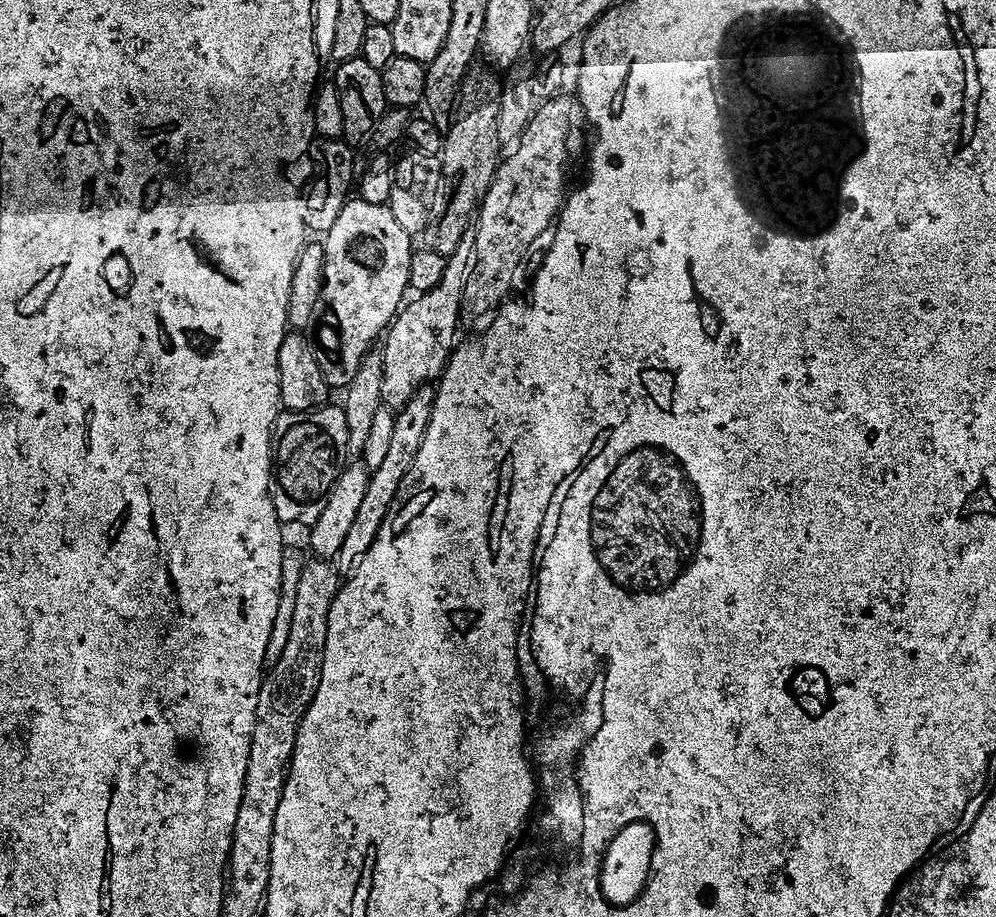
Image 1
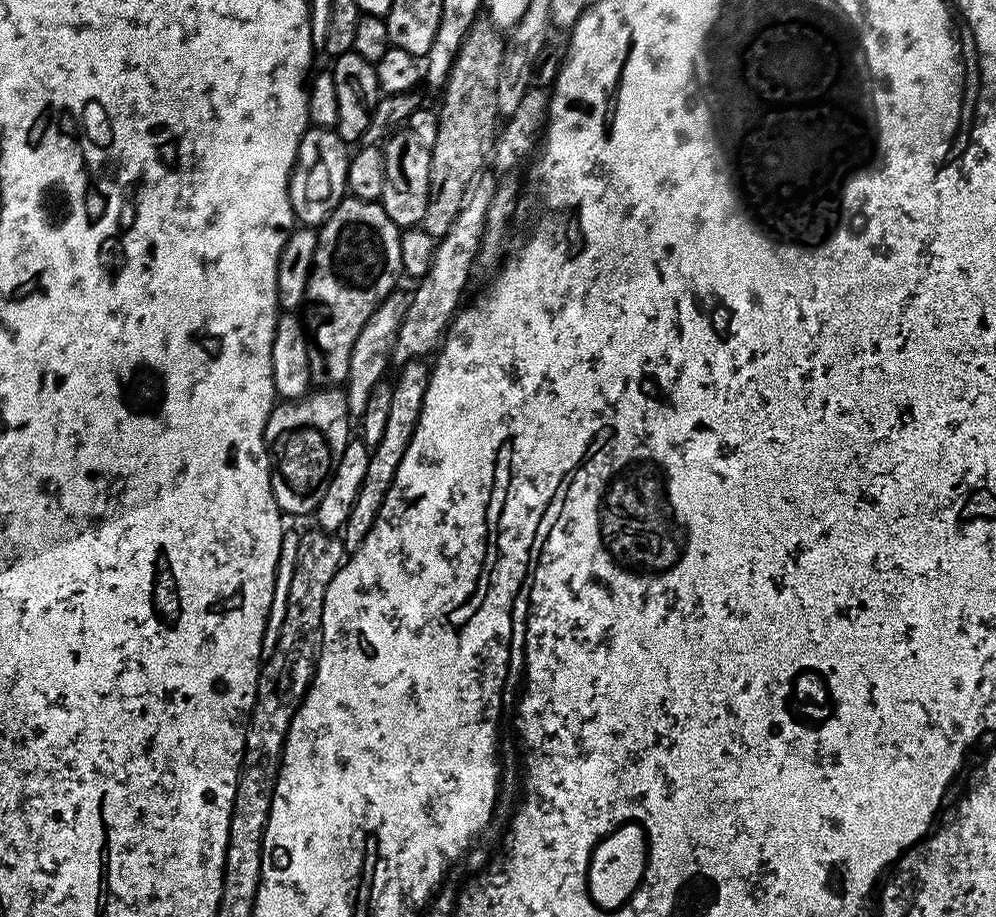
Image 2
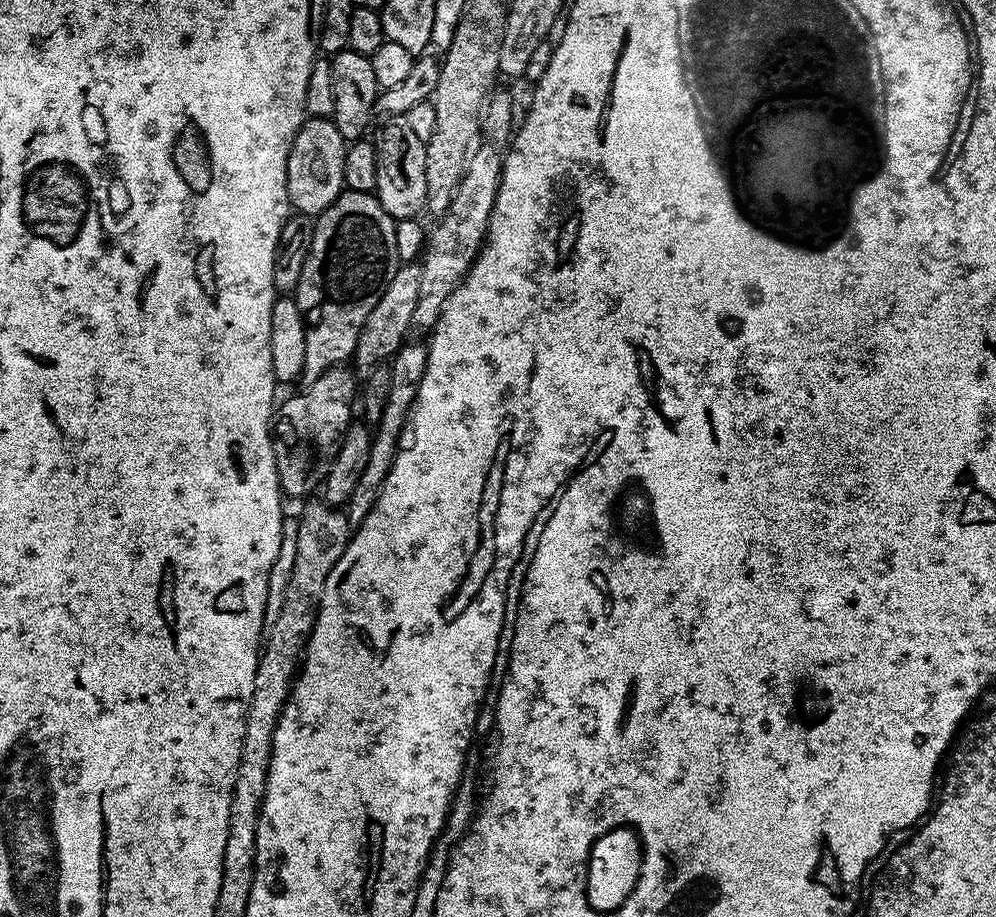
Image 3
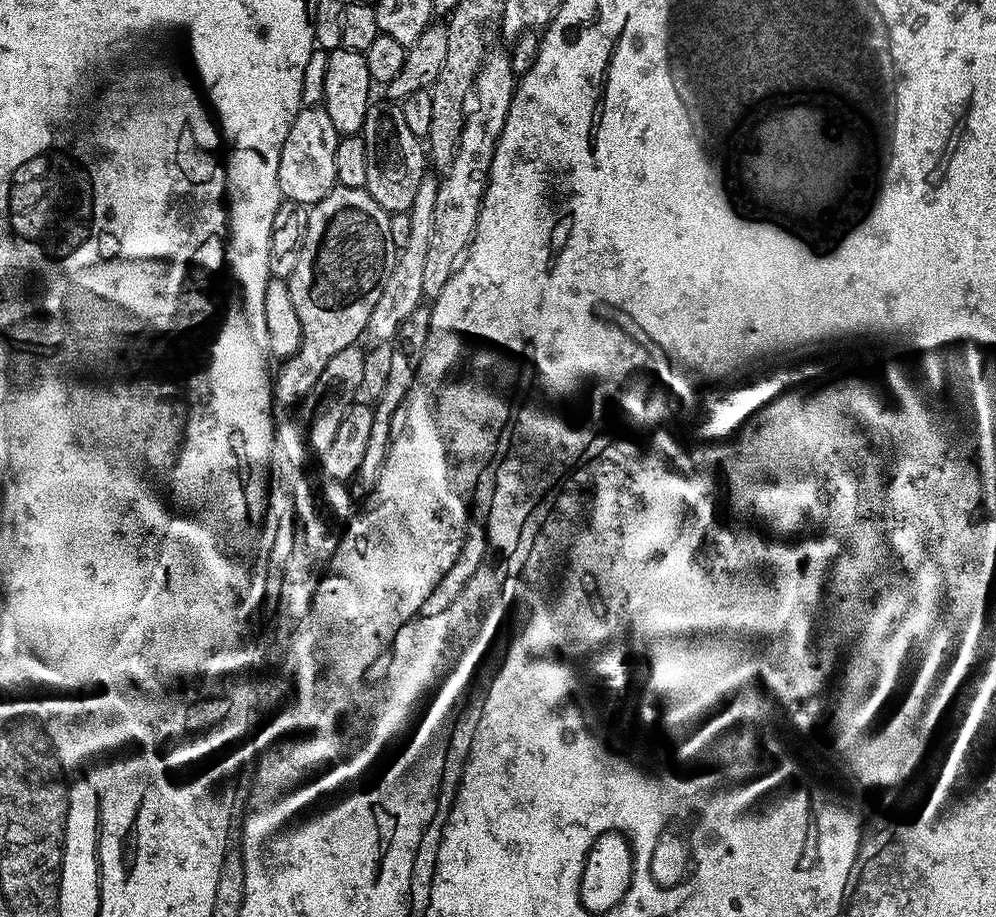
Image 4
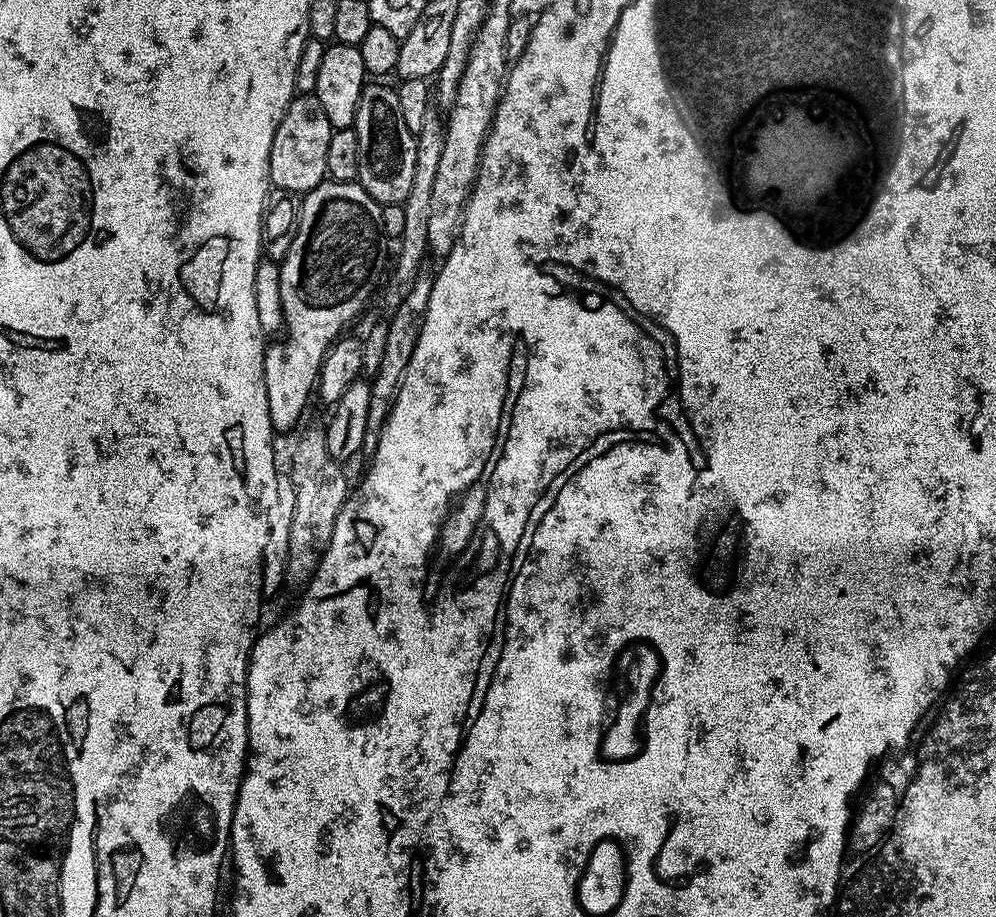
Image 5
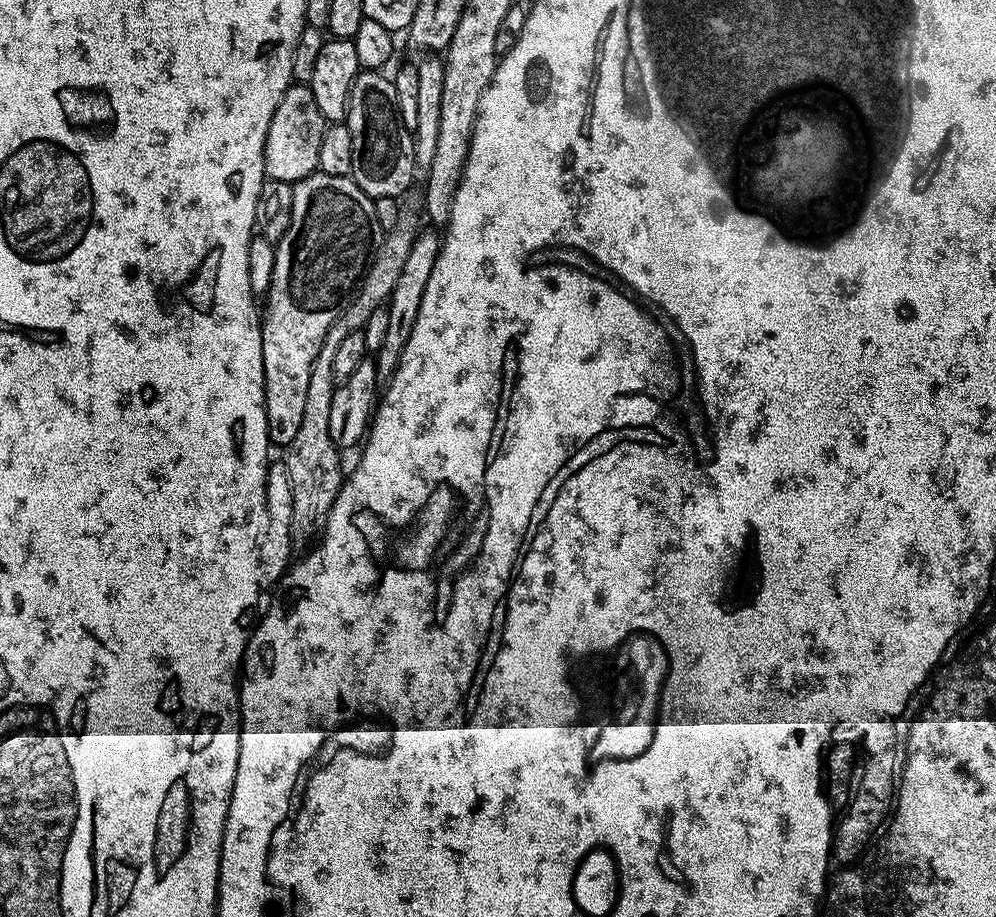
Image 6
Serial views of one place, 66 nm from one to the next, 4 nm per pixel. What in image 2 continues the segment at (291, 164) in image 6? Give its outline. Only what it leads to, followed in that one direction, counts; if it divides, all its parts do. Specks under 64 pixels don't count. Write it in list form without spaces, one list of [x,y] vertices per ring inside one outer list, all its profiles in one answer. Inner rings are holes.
[[[309,127],[308,131],[300,138],[298,150],[294,153],[294,163],[292,165],[292,175],[286,180],[286,198],[292,207],[293,217],[301,225],[319,226],[330,218],[332,211],[340,205],[348,192],[348,162],[350,159],[349,141],[330,128]]]

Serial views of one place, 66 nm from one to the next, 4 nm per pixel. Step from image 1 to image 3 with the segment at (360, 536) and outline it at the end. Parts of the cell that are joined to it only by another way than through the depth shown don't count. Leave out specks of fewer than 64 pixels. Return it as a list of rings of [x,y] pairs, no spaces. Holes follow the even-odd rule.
[[[423,339],[412,340],[400,345],[396,355],[390,361],[392,373],[390,374],[390,394],[382,410],[382,416],[374,424],[372,432],[372,445],[370,446],[370,462],[366,462],[366,470],[362,470],[362,478],[358,478],[358,486],[354,486],[354,494],[350,494],[346,505],[346,515],[349,525],[355,526],[362,523],[366,514],[374,506],[381,488],[384,487],[386,478],[392,469],[392,463],[396,452],[400,448],[400,436],[408,427],[412,404],[418,394],[418,386],[422,382],[422,374],[426,374],[426,358],[428,357],[428,346]]]

